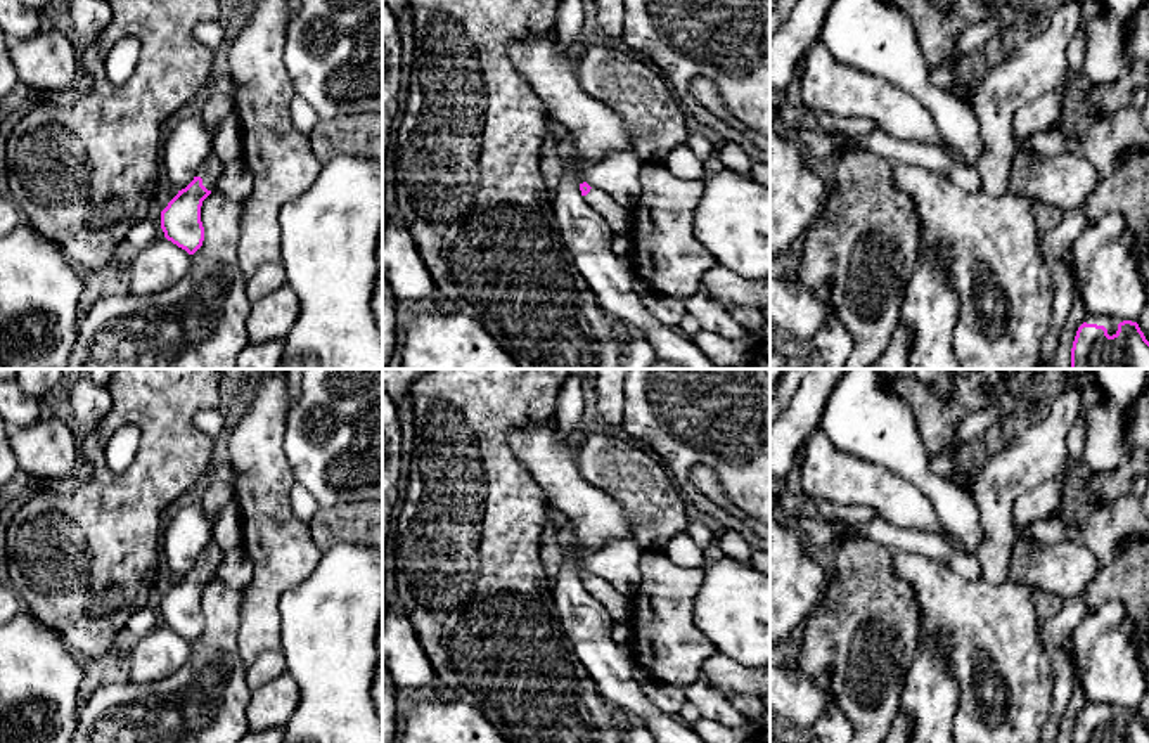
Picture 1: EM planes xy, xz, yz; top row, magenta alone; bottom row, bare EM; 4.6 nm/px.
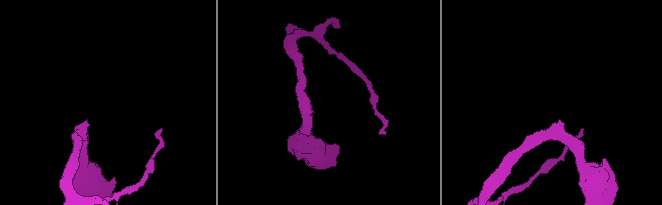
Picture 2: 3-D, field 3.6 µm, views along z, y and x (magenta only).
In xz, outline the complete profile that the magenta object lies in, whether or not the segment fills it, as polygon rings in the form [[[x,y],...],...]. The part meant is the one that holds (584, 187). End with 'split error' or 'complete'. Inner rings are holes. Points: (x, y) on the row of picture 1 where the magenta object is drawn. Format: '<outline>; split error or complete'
[[[587,182],[580,184],[580,191],[588,206],[607,222],[616,236],[628,236],[630,211],[619,206],[607,192],[590,187]]]; split error

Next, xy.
[[[215,151],[206,158],[194,180],[168,203],[161,211],[161,229],[164,237],[194,255],[204,241],[201,222],[202,201],[215,192],[216,177],[223,163]]]; split error

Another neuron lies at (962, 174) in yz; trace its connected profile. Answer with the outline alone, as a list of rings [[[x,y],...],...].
[[[881,130],[860,137],[841,139],[836,144],[836,152],[839,154],[841,151],[851,147],[870,151],[891,165],[917,165],[934,173],[941,173],[964,192],[981,192],[981,177],[978,168],[964,158],[957,158],[941,147],[900,140]]]

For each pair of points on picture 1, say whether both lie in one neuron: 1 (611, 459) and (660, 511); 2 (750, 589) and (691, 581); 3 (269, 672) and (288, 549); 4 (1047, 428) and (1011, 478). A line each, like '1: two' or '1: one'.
1: one
2: two
3: two
4: one

